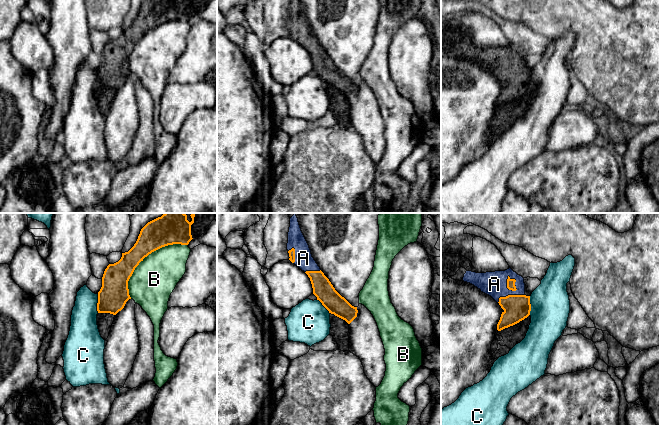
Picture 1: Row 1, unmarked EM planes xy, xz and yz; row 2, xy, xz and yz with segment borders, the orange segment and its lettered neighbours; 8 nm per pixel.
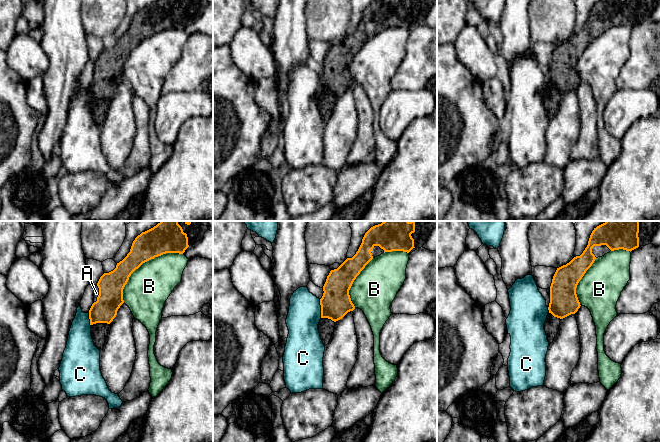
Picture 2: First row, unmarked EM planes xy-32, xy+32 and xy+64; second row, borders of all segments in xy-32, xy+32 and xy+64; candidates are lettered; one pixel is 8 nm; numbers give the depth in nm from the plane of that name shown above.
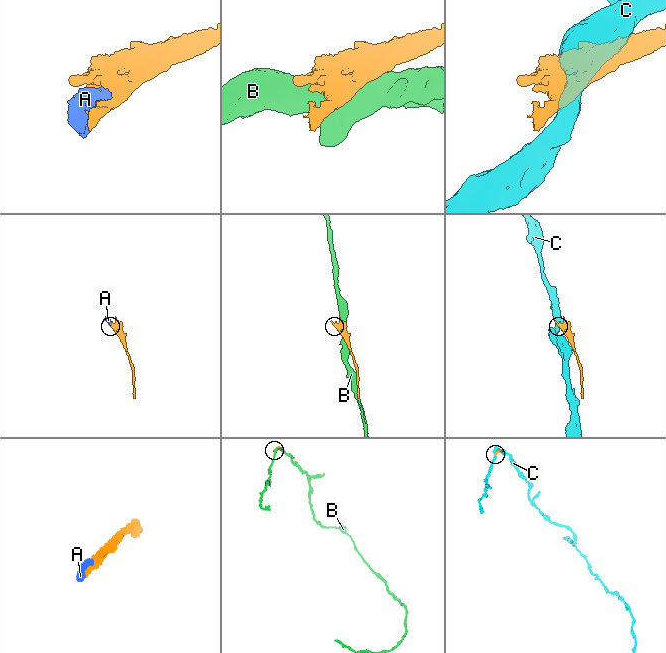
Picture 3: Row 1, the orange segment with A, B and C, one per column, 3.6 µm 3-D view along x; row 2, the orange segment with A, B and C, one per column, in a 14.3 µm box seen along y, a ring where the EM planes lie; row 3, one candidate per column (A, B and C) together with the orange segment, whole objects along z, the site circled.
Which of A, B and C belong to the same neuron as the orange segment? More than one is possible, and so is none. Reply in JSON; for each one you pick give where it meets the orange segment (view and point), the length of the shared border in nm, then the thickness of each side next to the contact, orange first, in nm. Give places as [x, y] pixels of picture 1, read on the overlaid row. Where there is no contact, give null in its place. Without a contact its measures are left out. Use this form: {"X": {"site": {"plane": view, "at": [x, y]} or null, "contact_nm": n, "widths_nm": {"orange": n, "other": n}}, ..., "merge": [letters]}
{"A": {"site": {"plane": "yz", "at": [515, 281]}, "contact_nm": 150, "widths_nm": {"orange": 60, "other": 200}}, "merge": ["A"]}

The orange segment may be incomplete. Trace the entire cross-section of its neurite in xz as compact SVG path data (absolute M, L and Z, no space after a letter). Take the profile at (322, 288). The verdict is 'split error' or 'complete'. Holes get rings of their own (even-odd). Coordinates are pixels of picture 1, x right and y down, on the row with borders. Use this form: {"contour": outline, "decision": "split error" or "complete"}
{"contour": "M294 214L290 218L287 250L289 260L304 271L310 278L313 294L329 313L350 324L357 317L357 307L352 306L333 287L329 279L321 271L311 254L309 245L301 231L298 218Z", "decision": "split error"}

